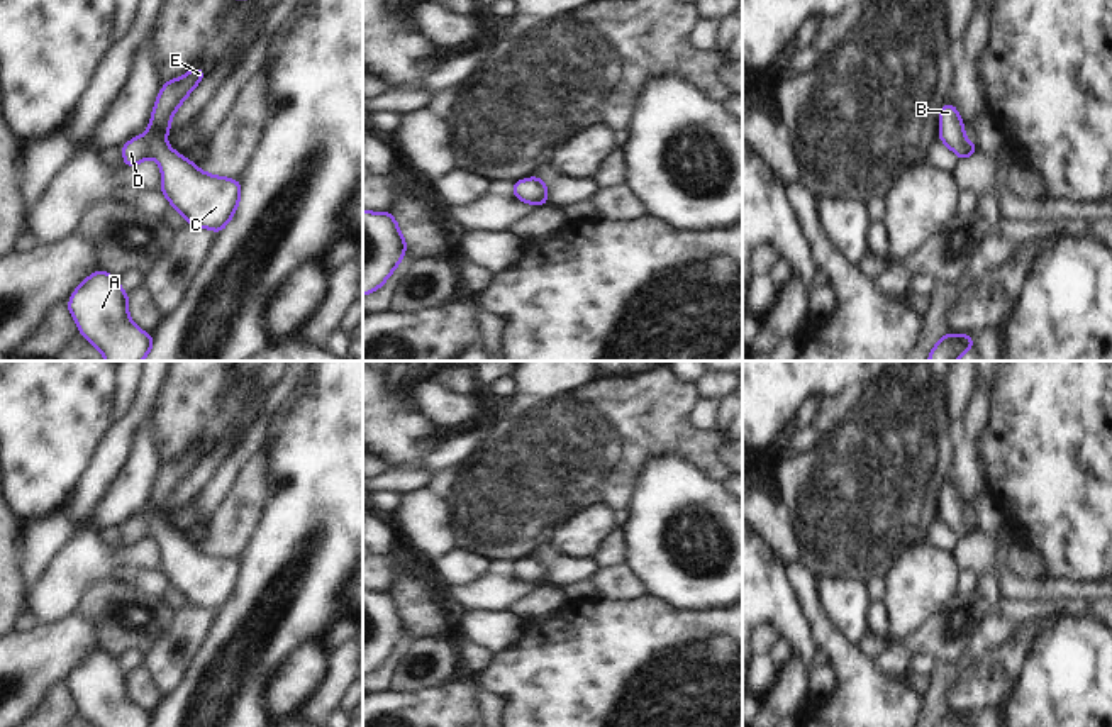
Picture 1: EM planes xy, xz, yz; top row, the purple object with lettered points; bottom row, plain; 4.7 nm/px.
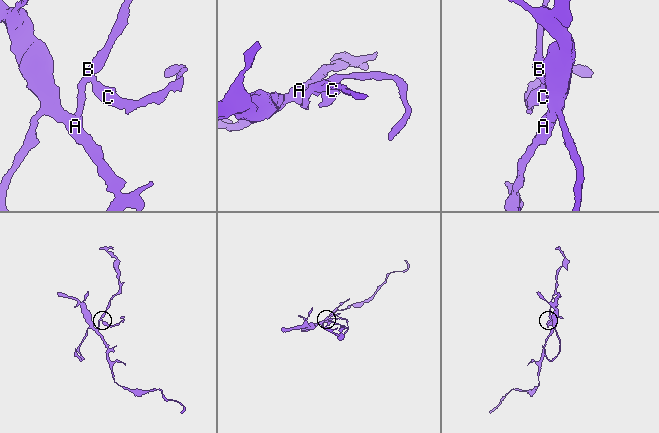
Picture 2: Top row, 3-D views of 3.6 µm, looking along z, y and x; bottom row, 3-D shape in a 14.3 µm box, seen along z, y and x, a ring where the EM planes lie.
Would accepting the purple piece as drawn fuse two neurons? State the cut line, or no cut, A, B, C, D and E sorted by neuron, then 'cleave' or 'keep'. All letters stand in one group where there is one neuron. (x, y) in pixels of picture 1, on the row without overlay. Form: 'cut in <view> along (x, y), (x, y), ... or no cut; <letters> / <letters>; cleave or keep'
cut in xy along (166, 512), (148, 517), (151, 536); A B D E / C; cleave

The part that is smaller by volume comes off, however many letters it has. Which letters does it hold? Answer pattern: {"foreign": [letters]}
{"foreign": ["C"]}

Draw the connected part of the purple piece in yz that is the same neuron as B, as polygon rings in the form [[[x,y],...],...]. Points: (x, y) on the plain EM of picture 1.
[[[948,481],[939,491],[939,520],[946,524],[959,537],[959,541],[975,534],[966,529],[963,515],[963,498],[956,486]]]

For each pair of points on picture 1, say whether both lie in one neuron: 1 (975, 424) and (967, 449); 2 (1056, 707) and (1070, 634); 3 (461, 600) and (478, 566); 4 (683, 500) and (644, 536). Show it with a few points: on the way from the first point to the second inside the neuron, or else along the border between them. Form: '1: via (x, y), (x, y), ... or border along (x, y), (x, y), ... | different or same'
1: via (972, 431), (967, 443) | same
2: via (1070, 688), (1070, 653) | same
3: border along (438, 573), (450, 583), (473, 583), (487, 575) | different
4: via (673, 510), (655, 527) | same

